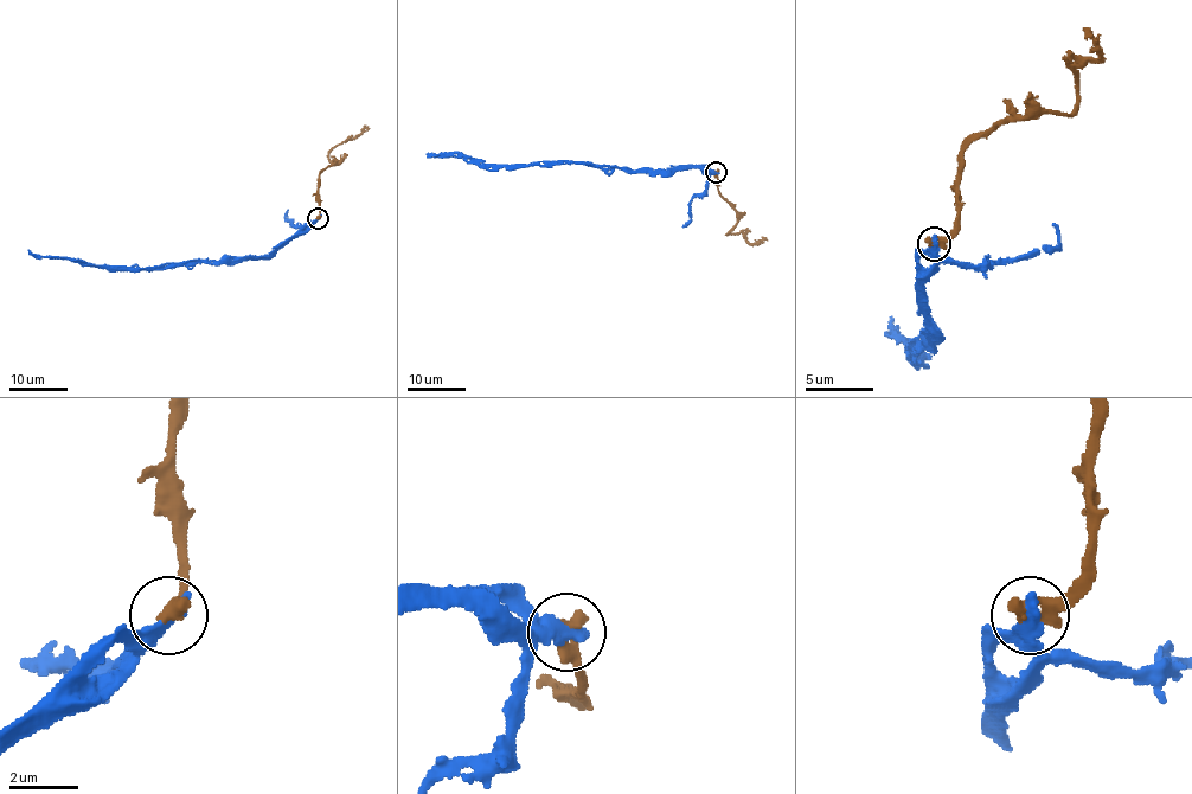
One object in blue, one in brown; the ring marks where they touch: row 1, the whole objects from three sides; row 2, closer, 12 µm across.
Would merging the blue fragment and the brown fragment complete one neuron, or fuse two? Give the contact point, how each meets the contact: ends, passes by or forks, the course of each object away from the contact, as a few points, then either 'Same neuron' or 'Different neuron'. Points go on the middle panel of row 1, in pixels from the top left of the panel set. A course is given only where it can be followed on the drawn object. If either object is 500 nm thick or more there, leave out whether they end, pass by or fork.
Place: (716, 172). At the ring blue ends. At the ring brown ends. Course of blue: (715, 173), (696, 168), (597, 168), (576, 162), (542, 161), (493, 165), (462, 157), (425, 154). Course of brown: (715, 173), (719, 194), (737, 218), (737, 224), (726, 234), (742, 234), (750, 243), (758, 243), (767, 237). Different neuron

